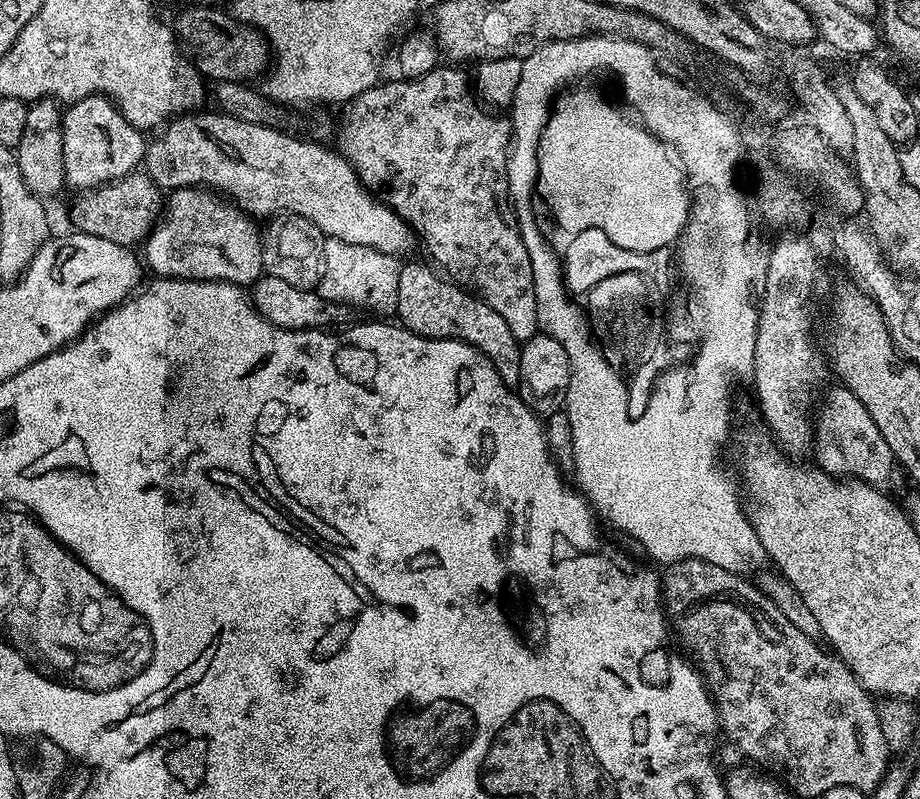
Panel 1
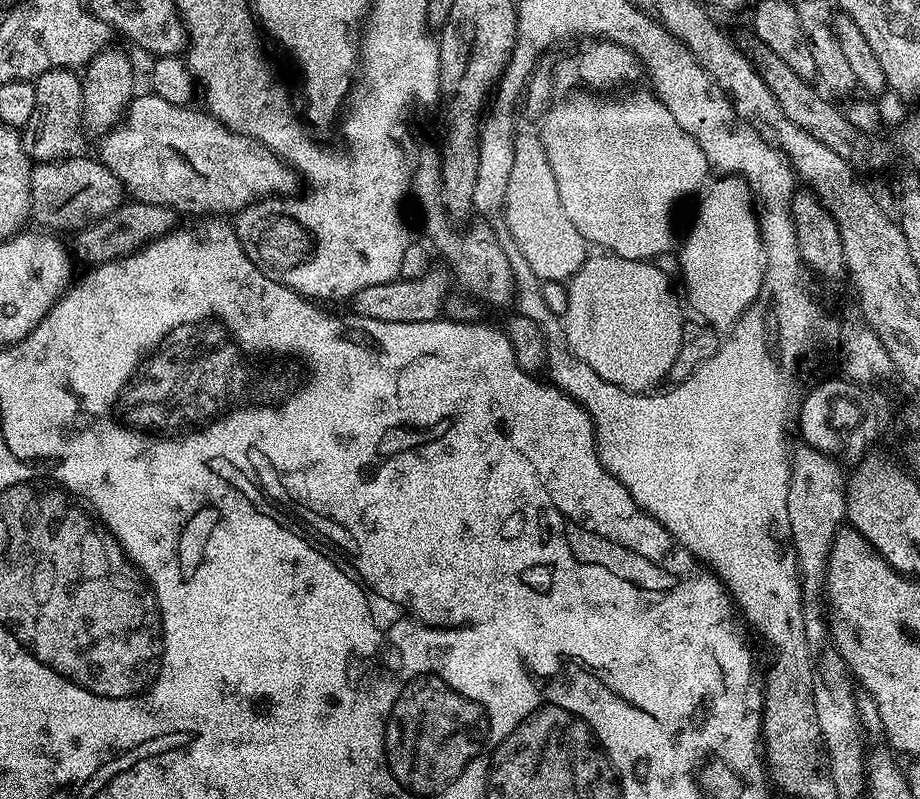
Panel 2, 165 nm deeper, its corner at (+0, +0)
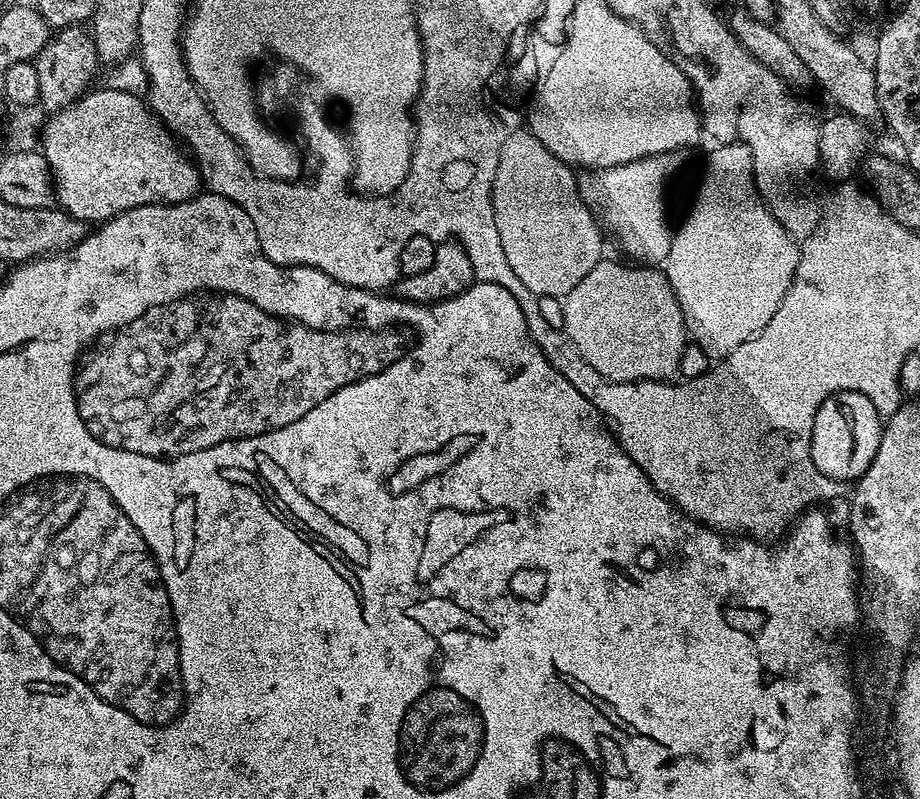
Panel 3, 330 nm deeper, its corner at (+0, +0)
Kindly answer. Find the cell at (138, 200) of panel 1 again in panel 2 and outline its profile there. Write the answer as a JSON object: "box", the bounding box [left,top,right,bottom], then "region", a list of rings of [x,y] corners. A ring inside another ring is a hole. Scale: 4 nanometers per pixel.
{"box":[30,154,126,234],"region":[[[85,154],[33,167],[30,174],[31,219],[44,227],[41,229],[72,234],[120,207],[126,196],[124,189],[110,169],[99,159],[92,157],[91,160],[90,156]]]}

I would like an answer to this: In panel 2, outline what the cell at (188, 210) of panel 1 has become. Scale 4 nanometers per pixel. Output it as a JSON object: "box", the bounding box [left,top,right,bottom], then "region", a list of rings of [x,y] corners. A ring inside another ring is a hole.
{"box":[70,202,177,266],"region":[[[124,202],[108,216],[79,229],[71,237],[73,240],[70,252],[77,261],[80,259],[84,266],[95,266],[111,260],[120,260],[123,256],[134,254],[151,240],[157,240],[159,236],[164,236],[165,233],[172,231],[177,220],[177,213],[170,208],[154,206],[153,204]]]}

